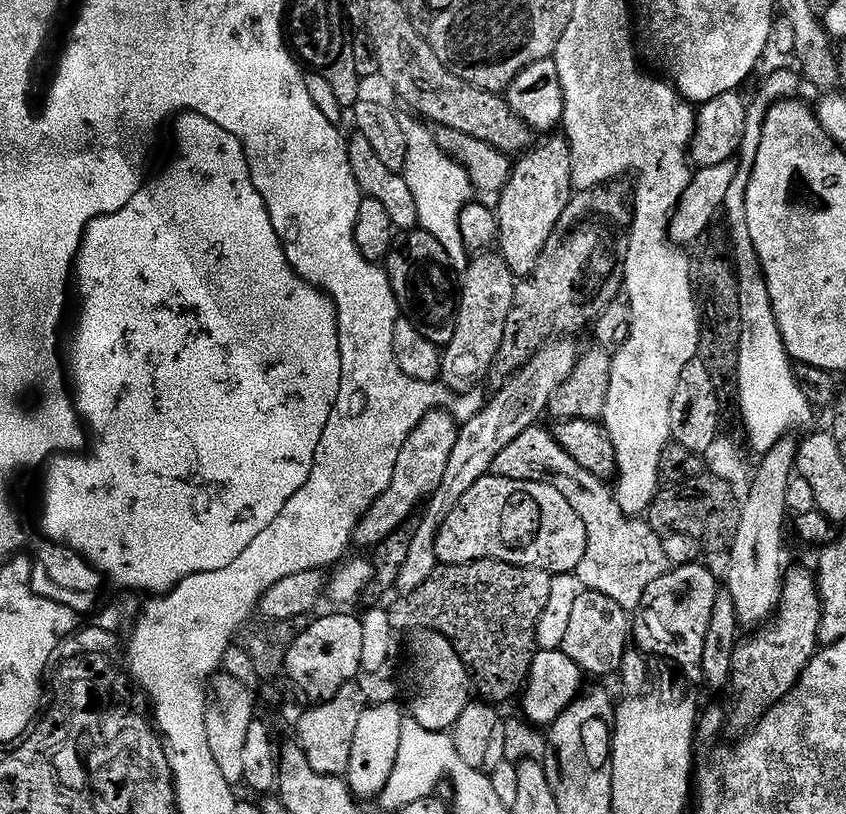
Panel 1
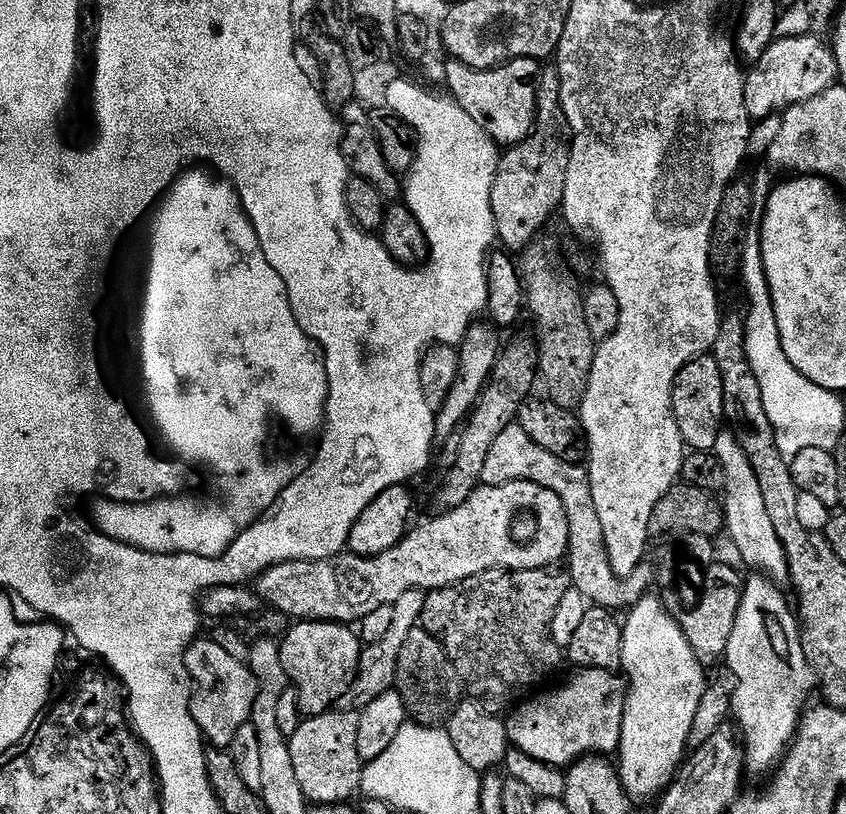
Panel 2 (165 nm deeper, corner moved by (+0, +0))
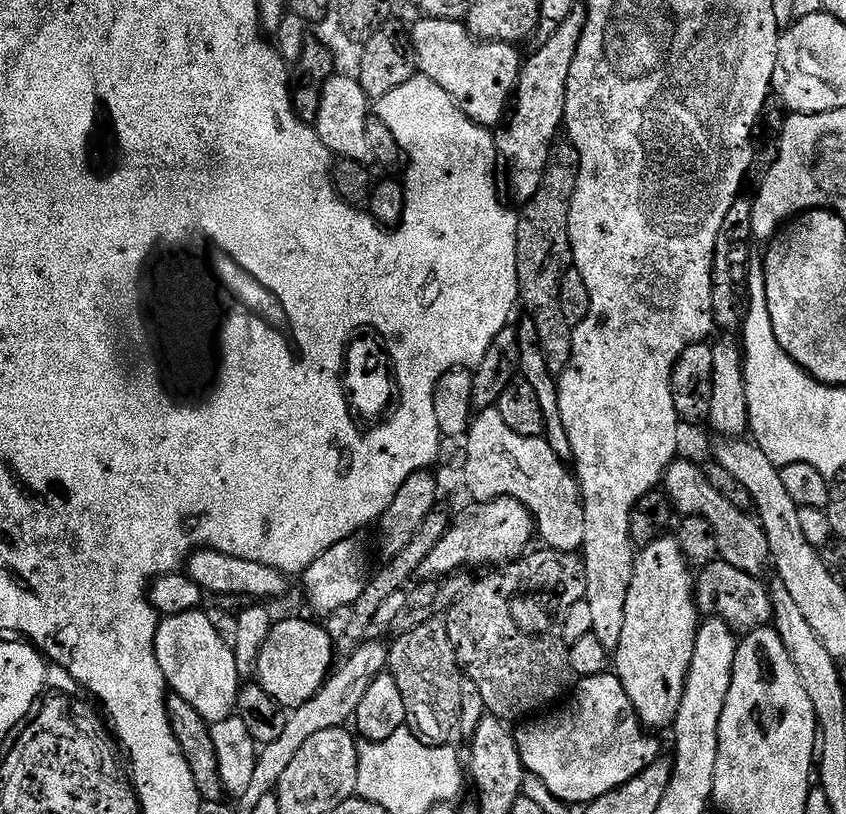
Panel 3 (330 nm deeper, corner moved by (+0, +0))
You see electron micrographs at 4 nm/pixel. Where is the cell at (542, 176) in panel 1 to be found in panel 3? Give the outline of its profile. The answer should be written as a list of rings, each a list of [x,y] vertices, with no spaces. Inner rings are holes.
[[[577,6],[554,34],[543,37],[540,49],[520,65],[520,77],[516,83],[514,103],[506,119],[499,125],[496,137],[496,174],[527,202],[538,190],[548,161],[552,159],[556,135],[564,128],[566,86],[570,82],[570,66],[574,66],[574,54],[578,54],[578,42],[582,42],[582,30],[586,26],[588,9]]]

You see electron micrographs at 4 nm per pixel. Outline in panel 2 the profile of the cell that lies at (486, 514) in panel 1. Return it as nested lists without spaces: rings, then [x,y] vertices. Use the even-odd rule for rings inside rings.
[[[509,480],[507,484],[489,484],[476,489],[462,506],[433,515],[433,520],[411,529],[401,541],[385,553],[374,557],[341,554],[321,560],[287,560],[260,573],[254,591],[269,609],[286,614],[293,621],[324,620],[327,624],[355,625],[366,614],[382,606],[392,606],[407,592],[435,590],[456,584],[486,570],[534,570],[559,565],[568,555],[570,526],[562,498],[554,490],[546,490],[534,482]]]

